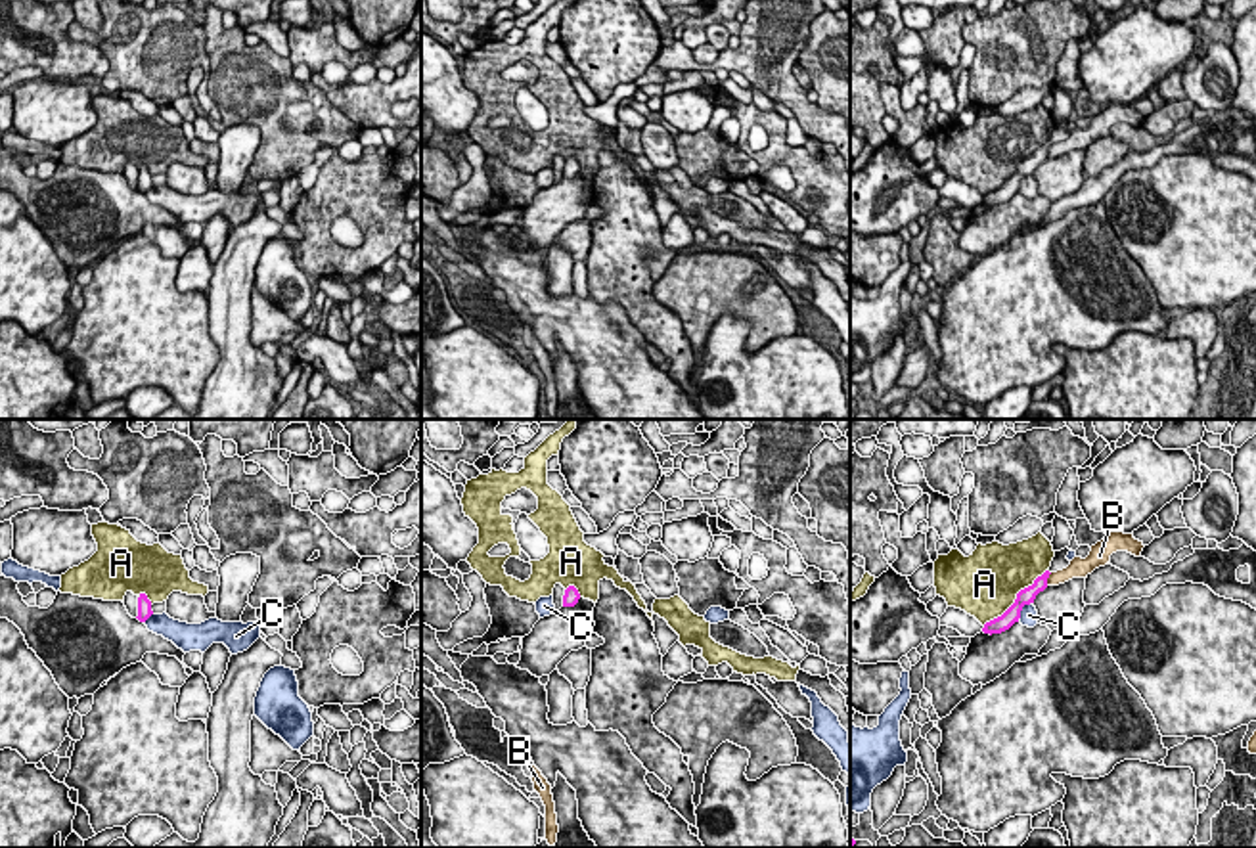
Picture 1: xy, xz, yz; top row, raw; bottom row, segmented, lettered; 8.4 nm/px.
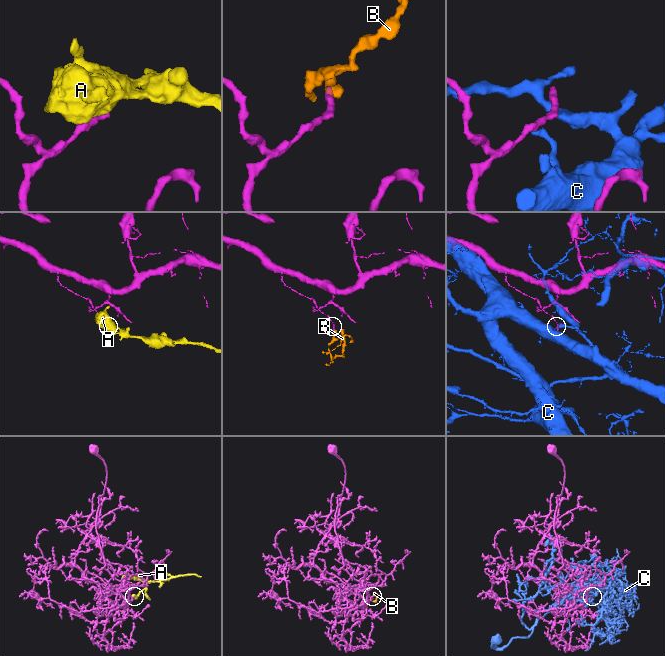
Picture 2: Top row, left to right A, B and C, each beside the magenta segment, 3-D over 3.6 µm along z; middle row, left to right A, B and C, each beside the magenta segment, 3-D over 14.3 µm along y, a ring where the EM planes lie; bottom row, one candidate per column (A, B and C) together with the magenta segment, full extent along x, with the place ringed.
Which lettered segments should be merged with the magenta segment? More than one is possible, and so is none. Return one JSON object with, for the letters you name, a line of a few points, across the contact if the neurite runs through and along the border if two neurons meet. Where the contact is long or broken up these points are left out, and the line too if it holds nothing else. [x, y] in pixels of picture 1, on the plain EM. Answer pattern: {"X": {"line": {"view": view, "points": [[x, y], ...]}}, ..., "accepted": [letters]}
{"accepted": []}

